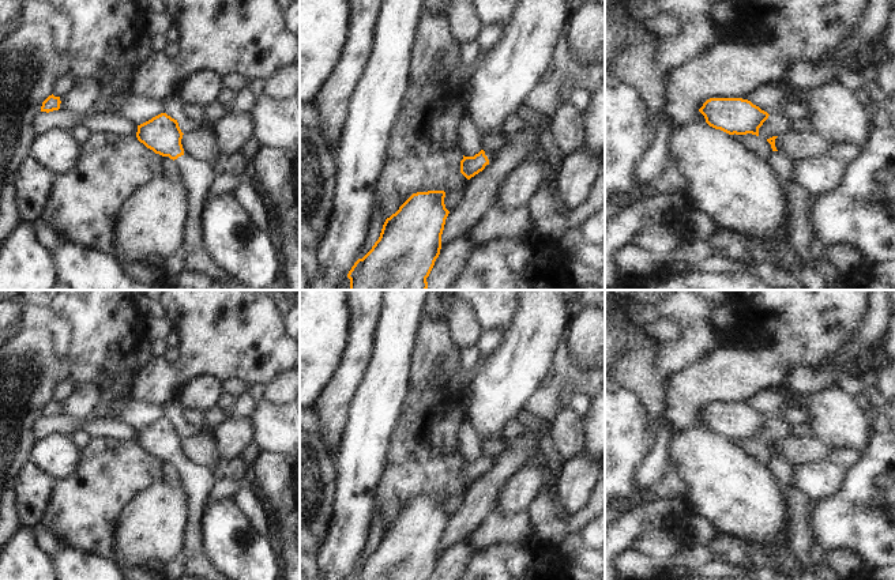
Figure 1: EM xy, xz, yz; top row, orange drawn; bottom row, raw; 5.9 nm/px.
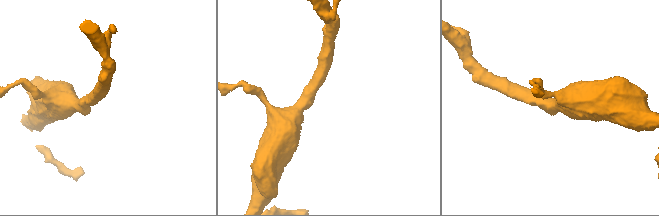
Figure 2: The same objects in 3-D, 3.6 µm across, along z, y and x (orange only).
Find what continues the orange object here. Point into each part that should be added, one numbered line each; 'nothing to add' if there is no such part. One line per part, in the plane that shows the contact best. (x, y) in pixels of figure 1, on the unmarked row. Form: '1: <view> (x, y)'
1: xy (195, 484)

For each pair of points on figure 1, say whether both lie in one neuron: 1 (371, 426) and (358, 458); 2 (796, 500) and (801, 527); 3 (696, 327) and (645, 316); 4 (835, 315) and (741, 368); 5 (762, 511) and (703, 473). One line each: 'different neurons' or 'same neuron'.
1: same neuron
2: same neuron
3: same neuron
4: same neuron
5: same neuron

